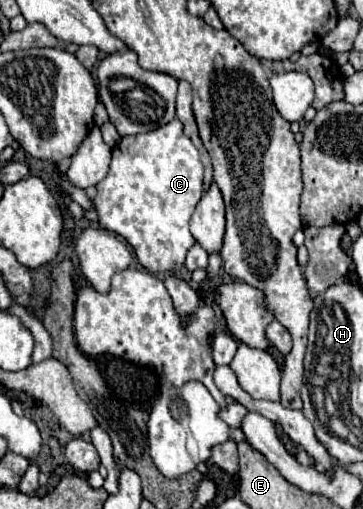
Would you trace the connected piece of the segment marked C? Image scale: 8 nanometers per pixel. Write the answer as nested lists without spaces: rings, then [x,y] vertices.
[[[178,119],[148,133],[122,137],[120,143],[112,149],[110,171],[96,185],[96,189],[98,193],[92,203],[98,213],[98,225],[106,231],[124,237],[128,245],[134,249],[138,263],[146,271],[154,275],[166,275],[184,267],[186,253],[196,243],[188,231],[188,223],[204,191],[202,191],[202,163],[198,157],[198,149],[182,133],[182,123]]]

